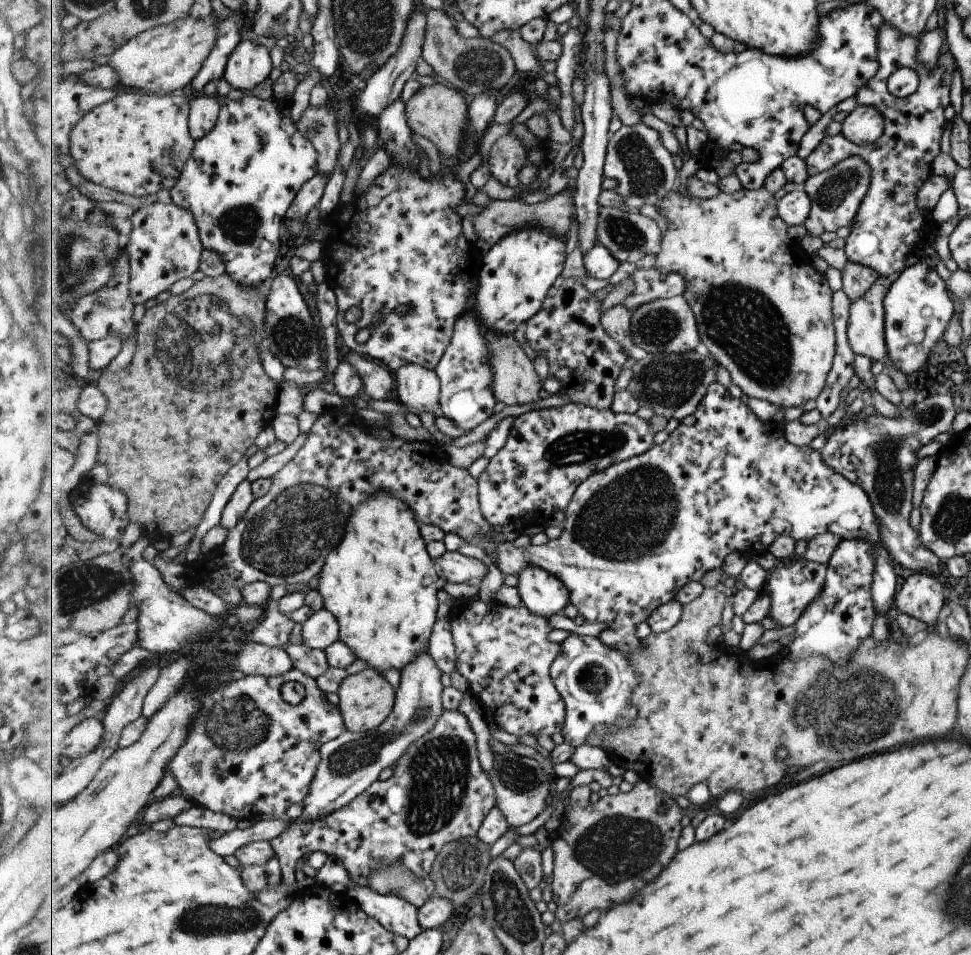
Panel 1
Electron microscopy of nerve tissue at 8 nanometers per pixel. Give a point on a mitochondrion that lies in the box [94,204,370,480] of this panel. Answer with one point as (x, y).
(203, 344)

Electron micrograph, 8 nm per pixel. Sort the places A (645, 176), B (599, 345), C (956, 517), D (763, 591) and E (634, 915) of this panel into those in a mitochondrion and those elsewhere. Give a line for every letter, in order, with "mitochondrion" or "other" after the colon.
A: mitochondrion
B: other
C: mitochondrion
D: other
E: other

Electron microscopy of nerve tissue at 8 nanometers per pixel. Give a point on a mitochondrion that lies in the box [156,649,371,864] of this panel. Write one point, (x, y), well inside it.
(234, 726)

